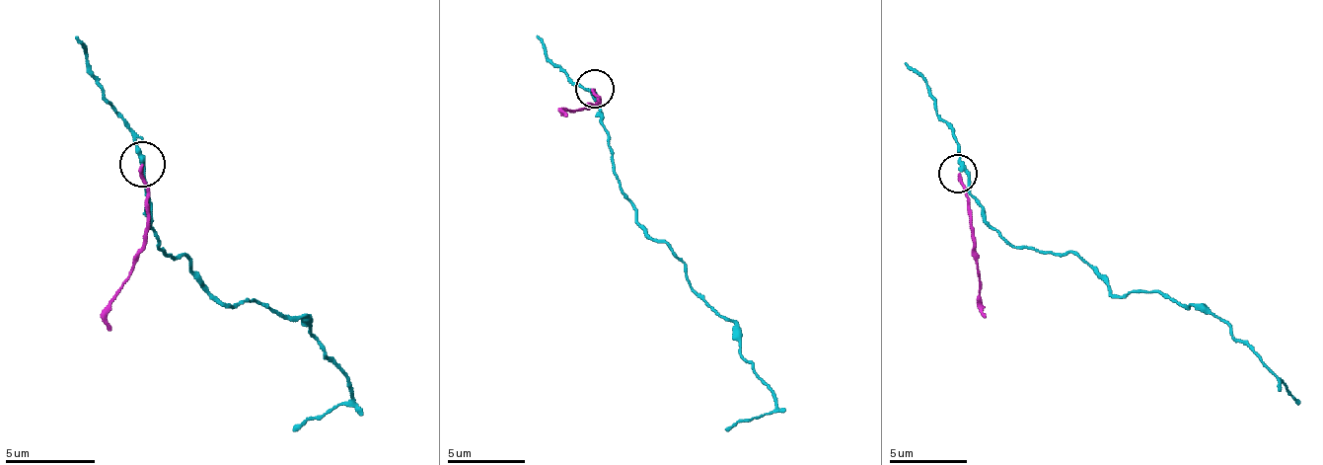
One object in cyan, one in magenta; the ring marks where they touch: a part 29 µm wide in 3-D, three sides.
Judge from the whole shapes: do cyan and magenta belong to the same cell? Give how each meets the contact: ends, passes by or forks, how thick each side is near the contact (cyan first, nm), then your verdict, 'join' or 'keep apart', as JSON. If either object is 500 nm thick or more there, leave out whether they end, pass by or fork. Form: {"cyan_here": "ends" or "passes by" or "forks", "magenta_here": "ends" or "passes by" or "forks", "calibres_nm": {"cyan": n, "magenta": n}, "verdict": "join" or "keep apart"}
{"cyan_here": "passes by", "magenta_here": "ends", "calibres_nm": {"cyan": 240, "magenta": 170}, "verdict": "keep apart"}

